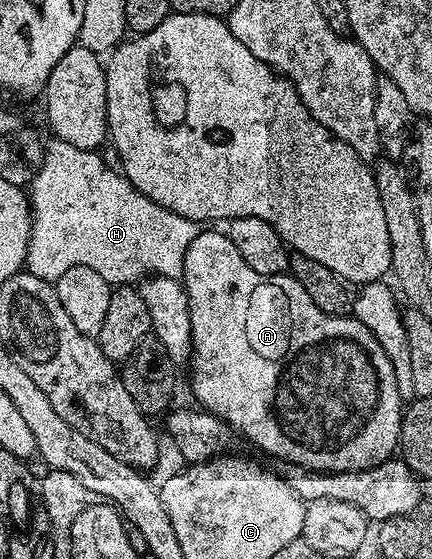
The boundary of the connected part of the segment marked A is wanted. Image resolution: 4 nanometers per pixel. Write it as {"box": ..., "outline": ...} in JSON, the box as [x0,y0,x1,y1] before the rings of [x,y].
{"box":[180,230,403,471],"outline":[[[198,230],[195,241],[187,245],[187,253],[183,257],[183,269],[181,270],[180,282],[185,289],[185,295],[189,298],[190,313],[190,337],[191,361],[193,359],[193,371],[197,376],[193,379],[193,395],[198,399],[204,410],[220,417],[230,428],[242,431],[255,446],[261,451],[266,451],[269,455],[274,455],[277,459],[286,459],[284,462],[298,467],[308,467],[310,471],[362,471],[368,467],[374,467],[387,460],[398,450],[401,437],[401,416],[403,414],[403,400],[399,393],[399,381],[395,377],[393,363],[383,353],[383,345],[373,336],[373,331],[366,327],[361,327],[361,391],[349,391],[349,375],[341,371],[345,363],[341,360],[341,355],[337,352],[337,343],[333,340],[334,316],[323,313],[315,301],[299,285],[299,281],[293,278],[292,274],[283,275],[260,275],[243,261],[243,256],[235,245],[231,245],[228,234],[221,231]]]}

